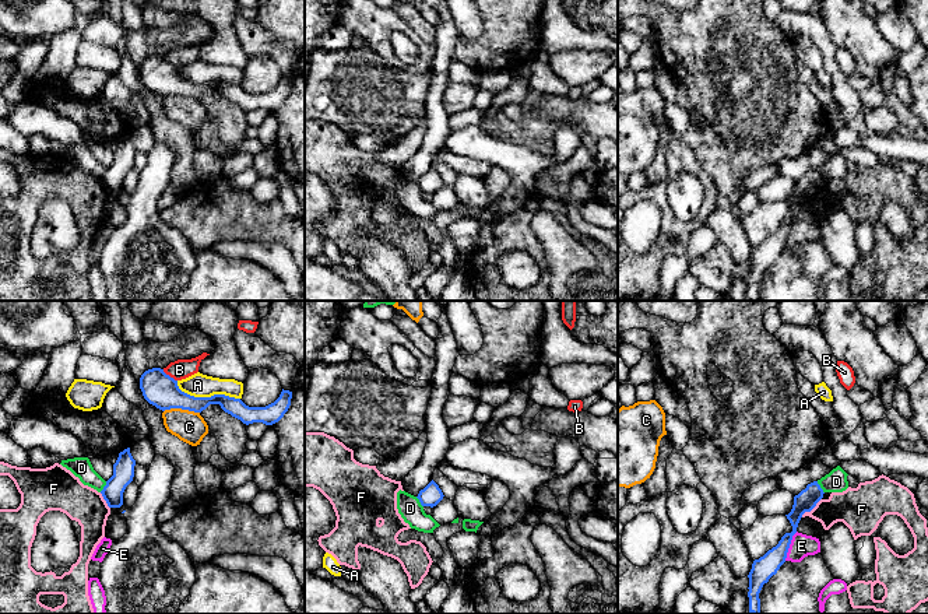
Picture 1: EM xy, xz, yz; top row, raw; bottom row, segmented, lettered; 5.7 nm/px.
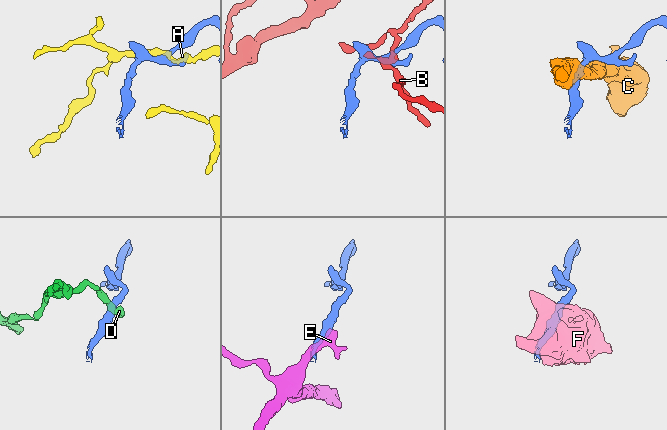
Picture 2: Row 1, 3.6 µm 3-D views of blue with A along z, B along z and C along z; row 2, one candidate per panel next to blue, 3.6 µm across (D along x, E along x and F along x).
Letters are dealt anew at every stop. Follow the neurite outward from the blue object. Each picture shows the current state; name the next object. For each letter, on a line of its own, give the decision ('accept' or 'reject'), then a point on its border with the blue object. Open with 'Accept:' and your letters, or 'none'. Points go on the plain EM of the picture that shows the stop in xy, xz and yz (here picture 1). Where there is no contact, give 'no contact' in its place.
Accept: none
A: reject; contact xy (206, 84)
B: reject; contact xy (168, 62)
C: reject; contact xy (182, 95)
D: reject; contact yz (819, 174)
E: reject; contact yz (788, 232)
F: reject; contact yz (811, 196)

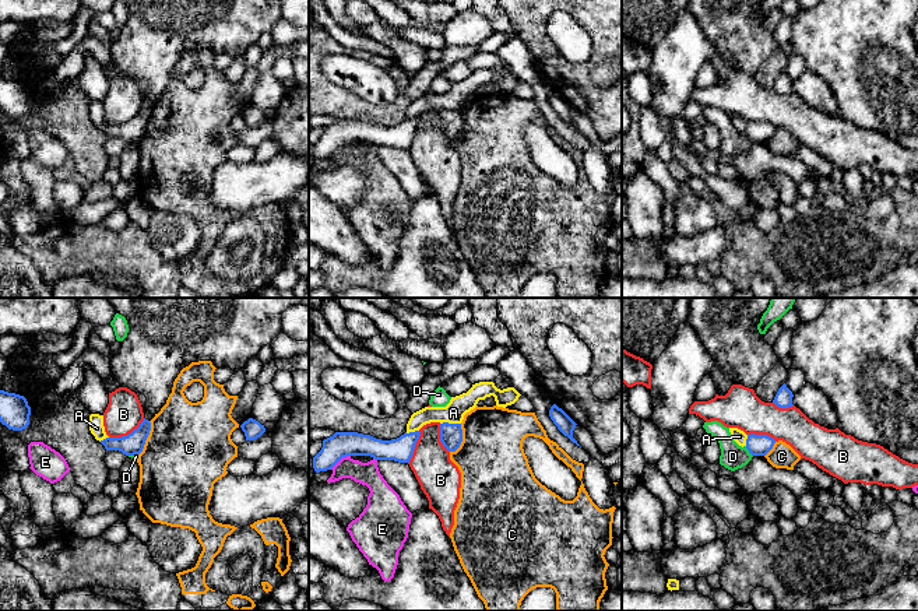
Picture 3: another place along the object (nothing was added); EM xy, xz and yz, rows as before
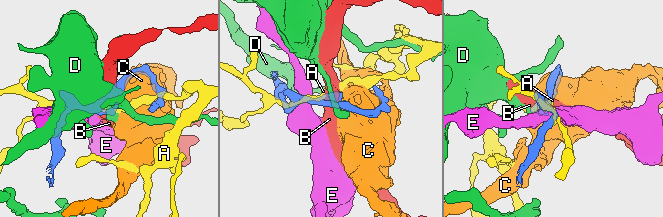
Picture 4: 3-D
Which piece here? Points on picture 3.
Accept: none
A: reject; contact xz (450, 111)
B: reject; contact xy (129, 120)
C: reject; contact xy (147, 123)
D: reject; contact yz (749, 139)
E: reject; contact xz (340, 146)

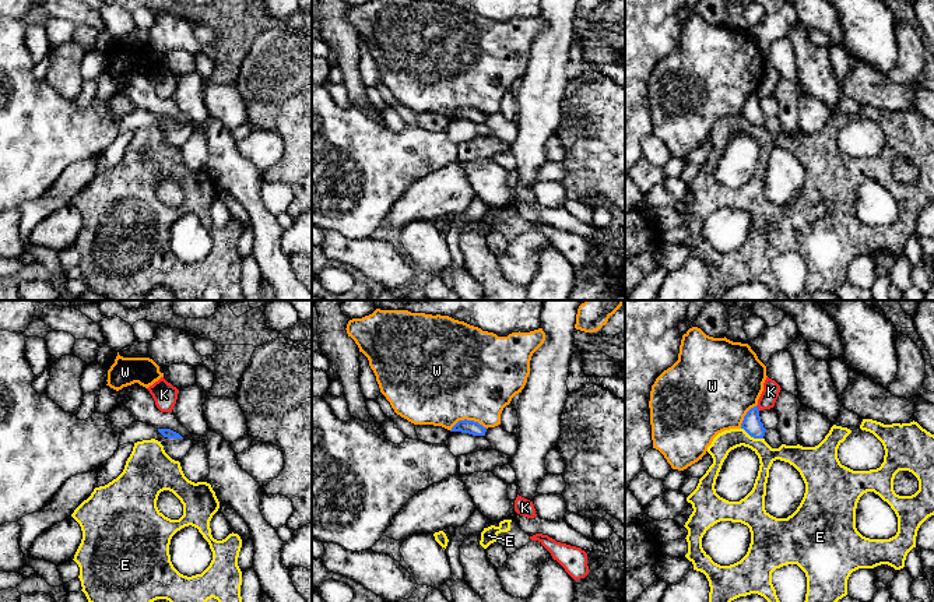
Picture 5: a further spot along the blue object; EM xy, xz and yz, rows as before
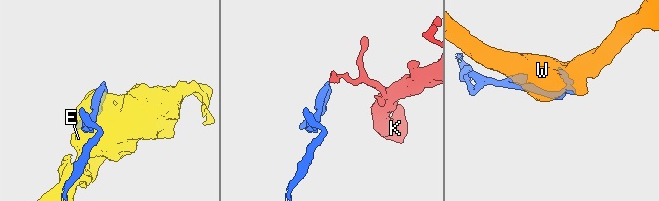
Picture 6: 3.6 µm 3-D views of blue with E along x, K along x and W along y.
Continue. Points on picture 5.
Accept: none
E: reject; contact yz (752, 123)
K: reject; contact yz (757, 95)
W: reject; contact xz (467, 108)

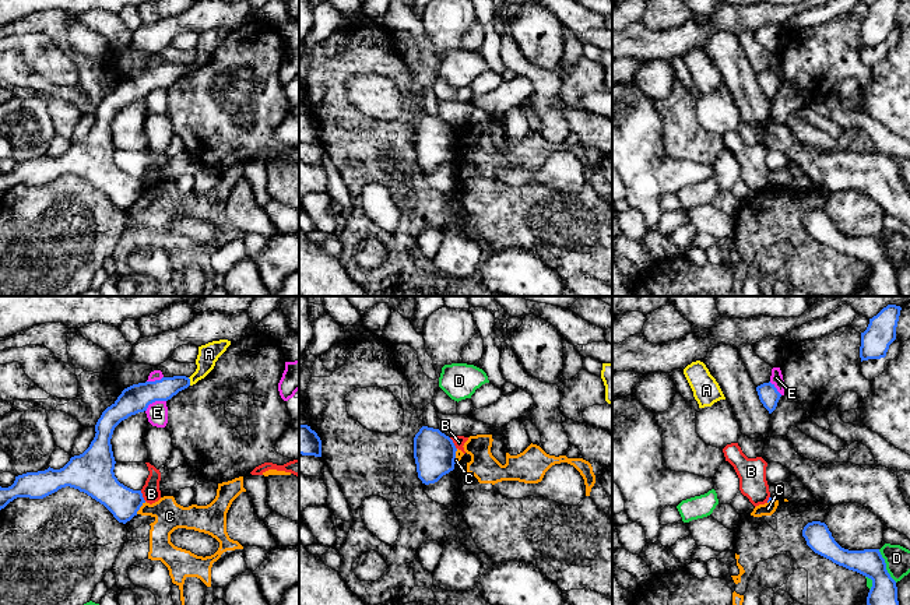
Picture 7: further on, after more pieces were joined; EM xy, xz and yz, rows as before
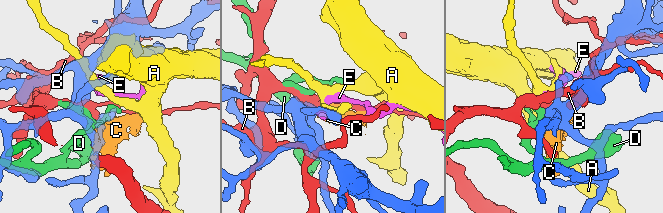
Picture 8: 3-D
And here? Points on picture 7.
Accept: none
A: reject; contact xy (189, 69)
B: reject; contact xz (453, 130)
C: reject; contact xy (140, 193)
D: reject; contact yz (885, 253)
E: reject; contact xy (154, 88)

